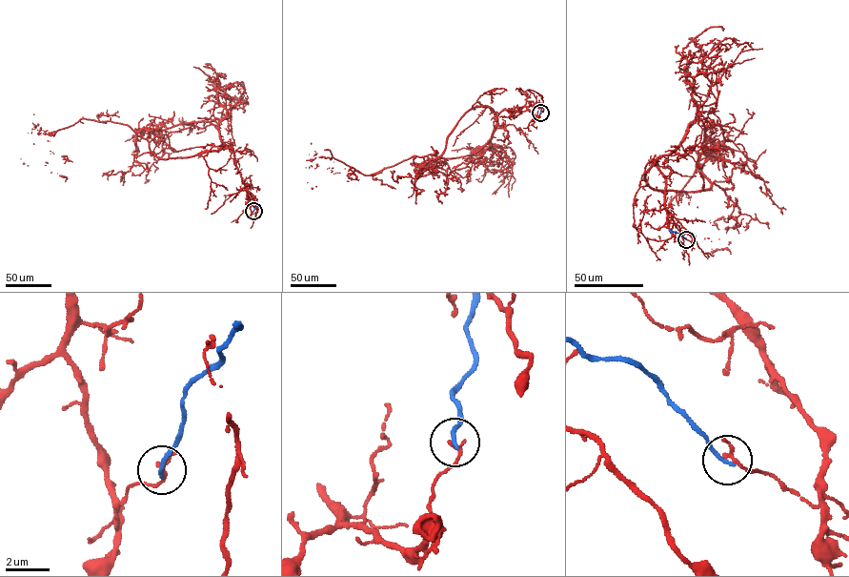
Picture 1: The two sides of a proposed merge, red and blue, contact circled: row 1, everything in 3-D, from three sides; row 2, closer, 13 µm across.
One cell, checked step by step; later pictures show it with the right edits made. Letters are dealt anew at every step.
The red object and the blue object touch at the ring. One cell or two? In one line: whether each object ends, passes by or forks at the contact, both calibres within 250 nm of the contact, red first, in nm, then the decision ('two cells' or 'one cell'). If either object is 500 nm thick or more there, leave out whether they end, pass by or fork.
red ends | blue ends | 200/190 nm | two cells

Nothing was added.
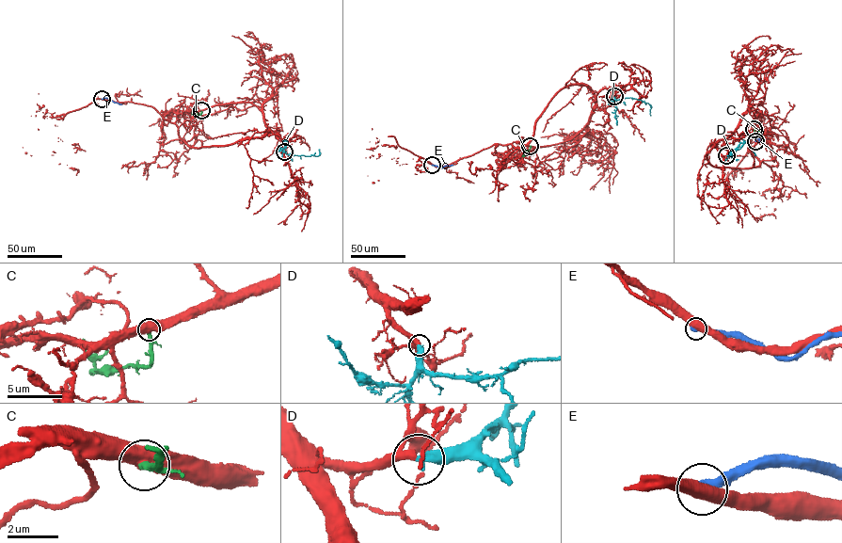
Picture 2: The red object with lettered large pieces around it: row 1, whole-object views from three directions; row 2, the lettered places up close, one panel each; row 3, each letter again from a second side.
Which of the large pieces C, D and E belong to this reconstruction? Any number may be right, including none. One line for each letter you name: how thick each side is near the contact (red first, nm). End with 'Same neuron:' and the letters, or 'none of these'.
D: 240 nm thick on the red side, 400 nm on the other
Same neuron: D

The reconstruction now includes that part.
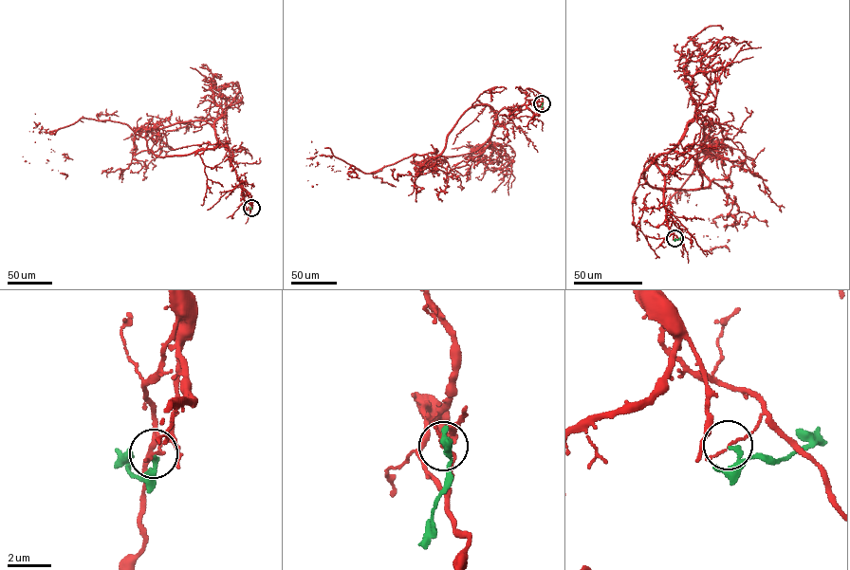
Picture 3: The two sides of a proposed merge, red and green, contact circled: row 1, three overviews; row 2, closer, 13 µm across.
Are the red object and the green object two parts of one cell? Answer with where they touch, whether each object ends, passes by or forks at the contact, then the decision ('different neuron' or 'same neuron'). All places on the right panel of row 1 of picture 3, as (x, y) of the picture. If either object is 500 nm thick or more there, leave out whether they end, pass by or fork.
at (674, 238); red passes by; green passes by; different neuron

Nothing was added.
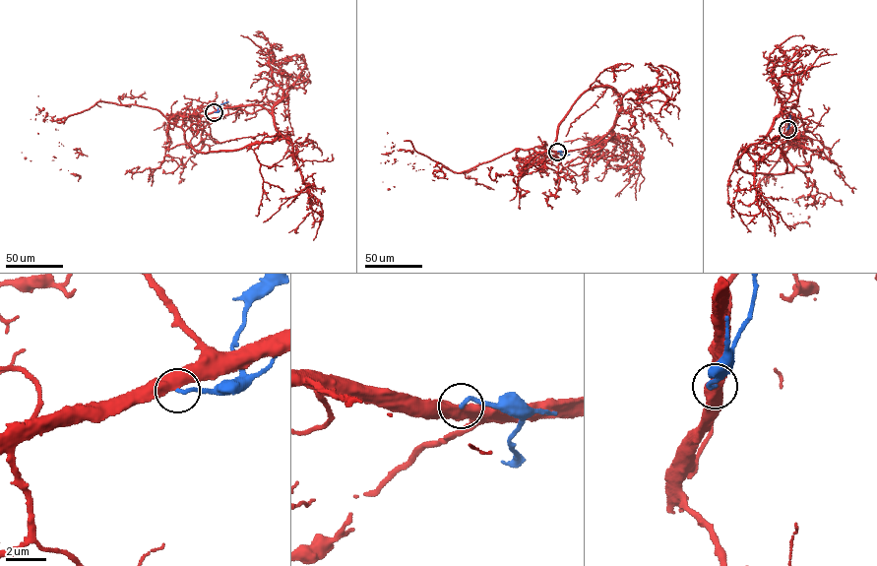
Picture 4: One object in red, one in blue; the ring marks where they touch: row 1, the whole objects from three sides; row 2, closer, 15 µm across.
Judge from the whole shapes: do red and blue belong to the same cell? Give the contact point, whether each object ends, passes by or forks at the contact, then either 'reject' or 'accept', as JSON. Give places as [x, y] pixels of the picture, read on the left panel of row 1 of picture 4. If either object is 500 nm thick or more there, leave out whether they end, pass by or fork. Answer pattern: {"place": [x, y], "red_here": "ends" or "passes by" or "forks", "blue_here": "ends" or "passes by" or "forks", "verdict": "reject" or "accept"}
{"place": [214, 112], "verdict": "reject"}

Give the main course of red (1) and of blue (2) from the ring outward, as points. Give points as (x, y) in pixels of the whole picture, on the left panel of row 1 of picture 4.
1: (214, 112), (185, 131), (134, 104), (100, 101), (54, 121), (46, 113), (79, 154), (78, 181)
2: (215, 112), (228, 101)

